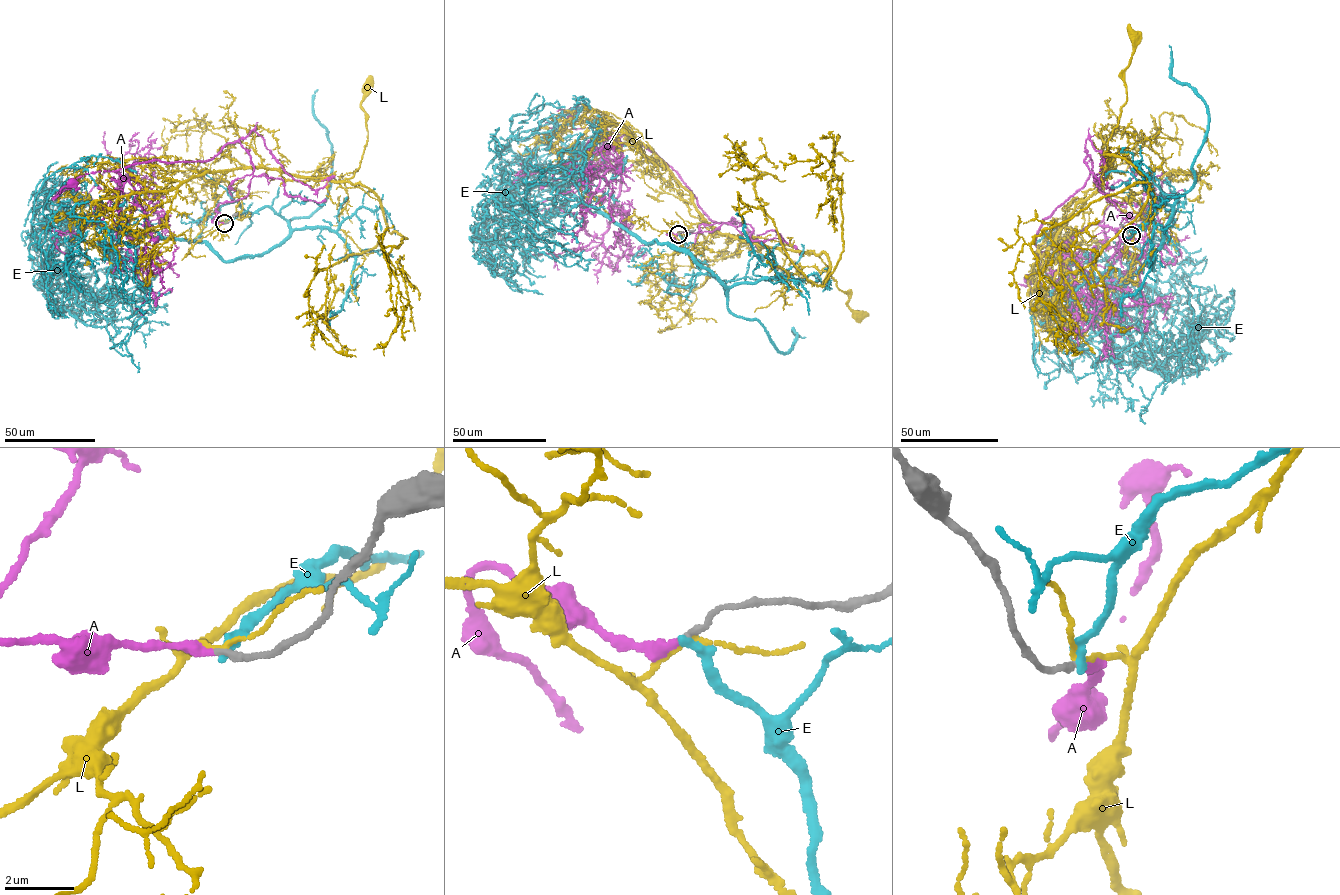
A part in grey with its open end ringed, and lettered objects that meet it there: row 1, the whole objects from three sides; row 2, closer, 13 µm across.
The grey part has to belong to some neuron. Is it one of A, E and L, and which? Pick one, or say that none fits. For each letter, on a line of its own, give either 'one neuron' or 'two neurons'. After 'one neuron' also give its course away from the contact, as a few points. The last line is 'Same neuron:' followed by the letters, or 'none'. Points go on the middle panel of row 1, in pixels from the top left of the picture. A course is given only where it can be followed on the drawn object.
A: one neuron; it runs (678, 234), (667, 230), (674, 239), (735, 220), (711, 219), (679, 174), (631, 138), (545, 126), (573, 113)
E: two neurons
L: two neurons
Same neuron: A

